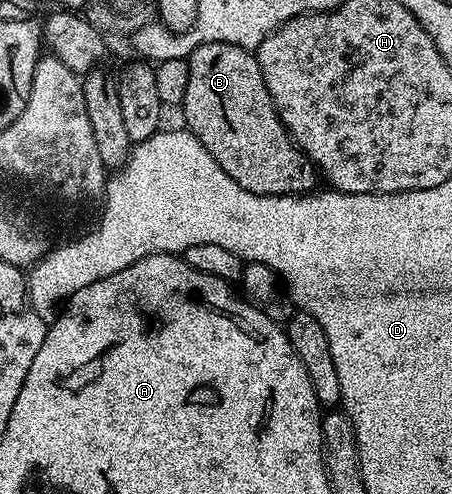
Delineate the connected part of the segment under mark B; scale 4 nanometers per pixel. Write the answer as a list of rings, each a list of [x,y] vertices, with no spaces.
[[[209,42],[200,44],[188,55],[188,84],[180,113],[186,117],[185,129],[212,152],[212,160],[248,192],[276,196],[277,194],[309,194],[320,182],[320,175],[313,162],[298,149],[290,131],[280,120],[274,107],[268,84],[264,84],[264,72],[260,72],[257,57],[251,51],[236,44]]]

